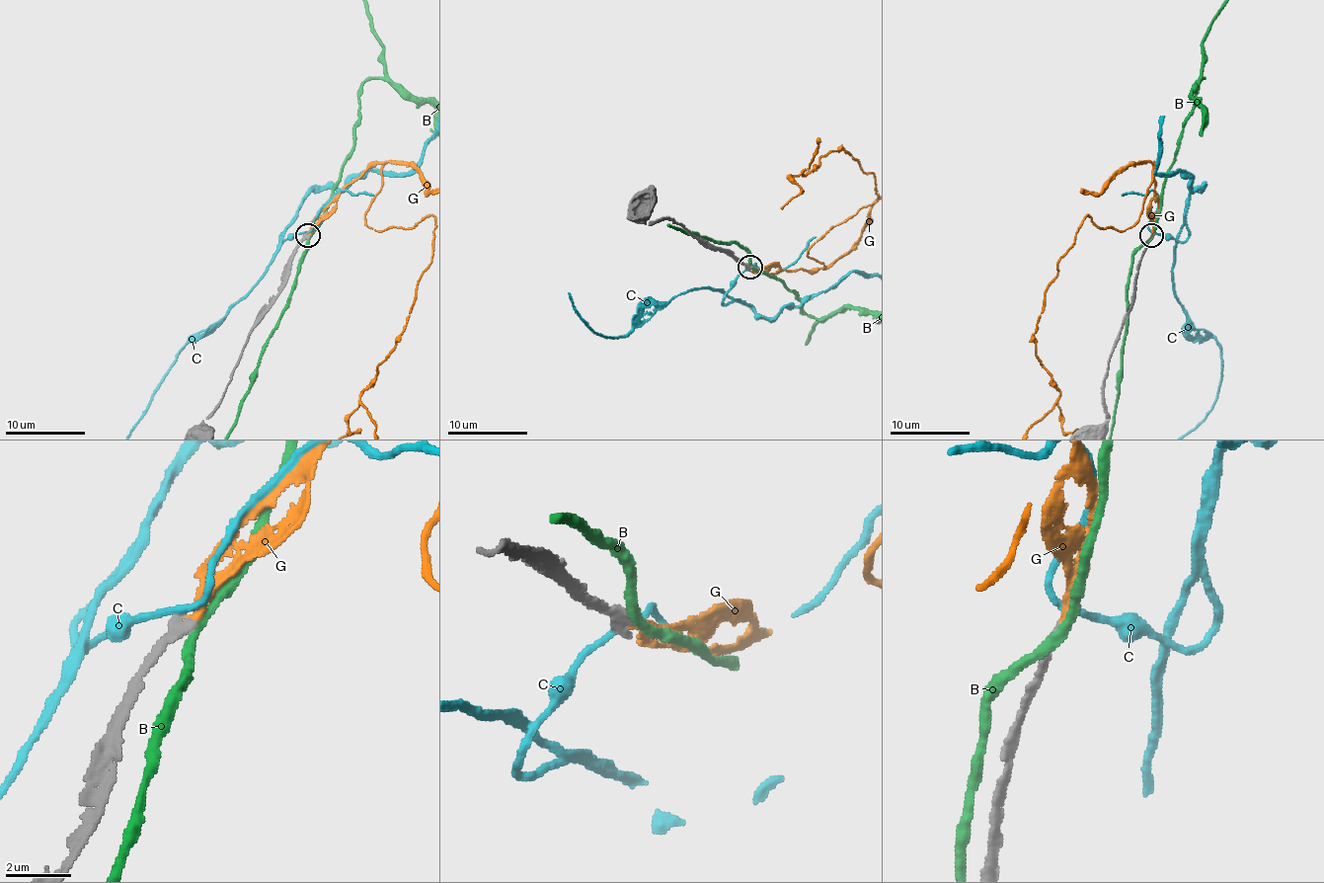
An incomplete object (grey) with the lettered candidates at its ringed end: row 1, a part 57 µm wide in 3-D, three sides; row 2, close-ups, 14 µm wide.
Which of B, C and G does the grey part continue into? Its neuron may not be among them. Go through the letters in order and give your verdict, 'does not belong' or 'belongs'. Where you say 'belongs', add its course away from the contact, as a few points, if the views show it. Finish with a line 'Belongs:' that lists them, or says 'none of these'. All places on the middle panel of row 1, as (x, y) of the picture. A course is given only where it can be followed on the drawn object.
B: does not belong
C: does not belong
G: belongs
Belongs: G

